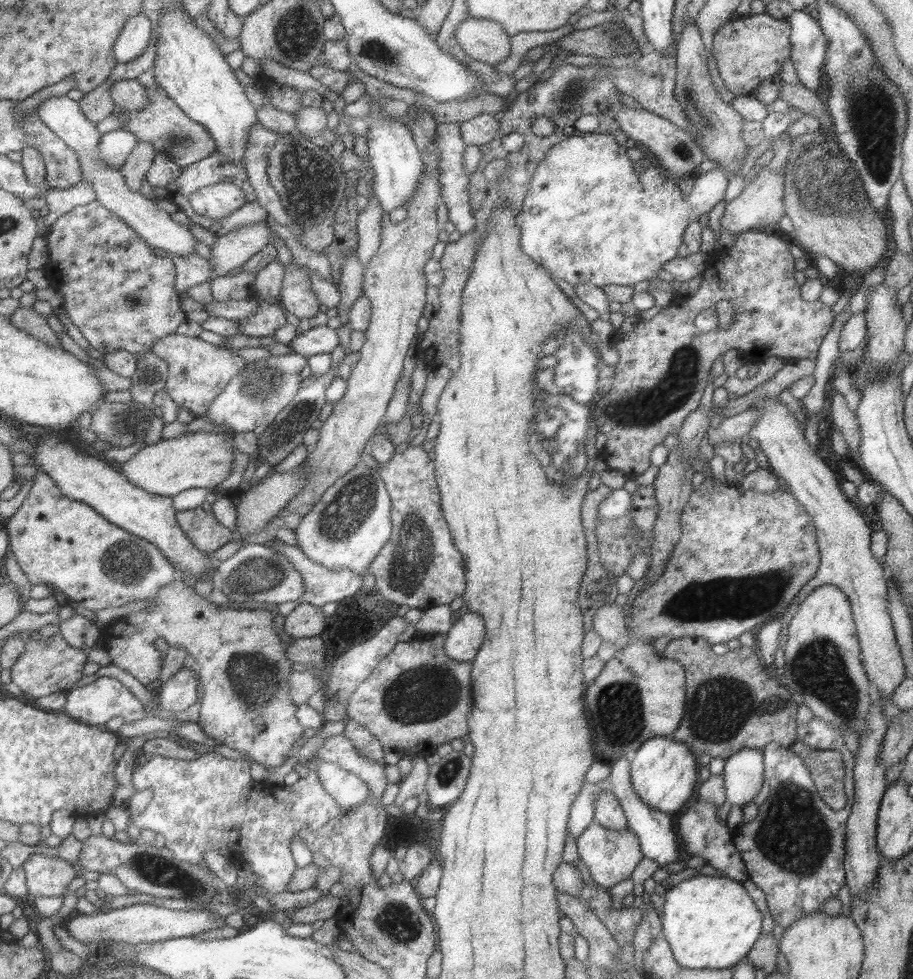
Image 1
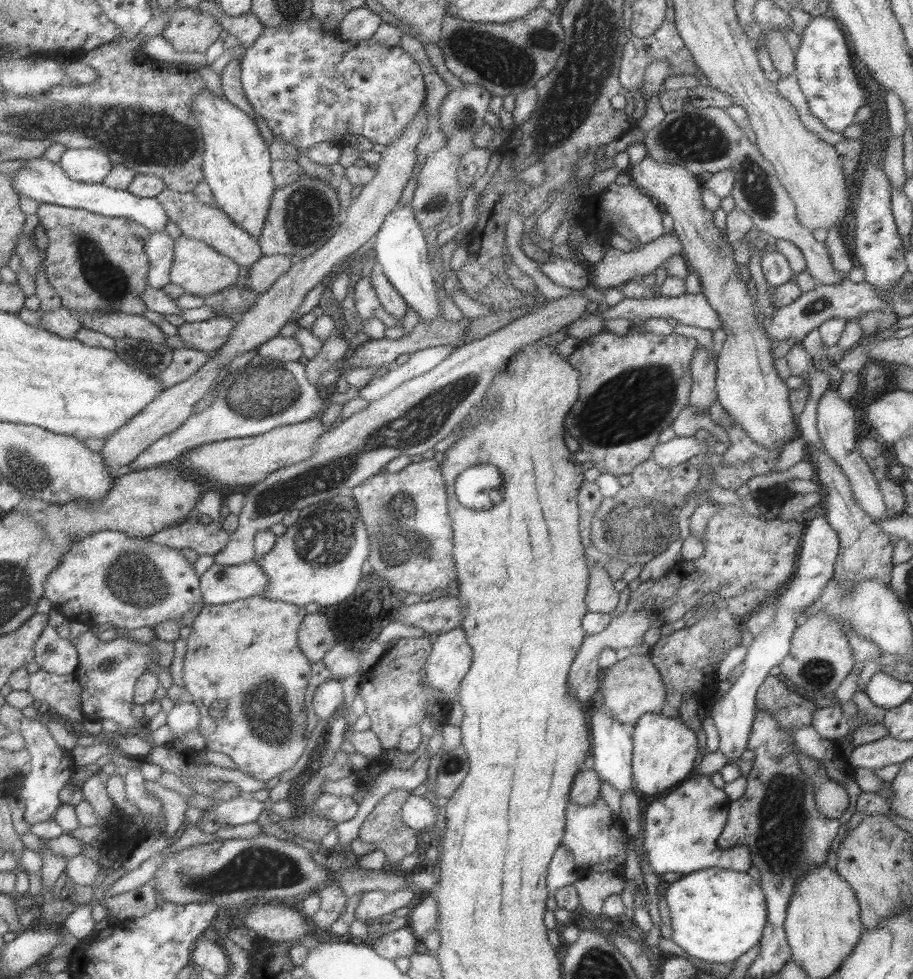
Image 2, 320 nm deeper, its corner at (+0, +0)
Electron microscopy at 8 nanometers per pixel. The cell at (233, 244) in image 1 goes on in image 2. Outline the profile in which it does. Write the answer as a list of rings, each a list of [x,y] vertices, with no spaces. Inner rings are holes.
[[[182,235],[174,240],[174,243],[175,262],[172,266],[170,283],[183,288],[185,294],[206,297],[236,284],[240,267],[229,258],[219,255],[203,242]]]

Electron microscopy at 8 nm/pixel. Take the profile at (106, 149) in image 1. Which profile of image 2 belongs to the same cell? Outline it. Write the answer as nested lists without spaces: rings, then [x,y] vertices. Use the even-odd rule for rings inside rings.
[[[93,148],[66,149],[59,162],[72,179],[92,184],[103,184],[114,167],[108,154]]]

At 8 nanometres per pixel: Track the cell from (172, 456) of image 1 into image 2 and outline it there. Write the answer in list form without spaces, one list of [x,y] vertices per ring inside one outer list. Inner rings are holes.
[[[315,417],[297,424],[278,426],[257,436],[200,444],[189,449],[188,452],[183,452],[184,462],[187,468],[193,470],[195,477],[201,476],[201,478],[227,486],[253,484],[261,482],[276,469],[293,466],[309,458],[310,454],[313,454],[313,447],[319,437],[323,436],[328,429],[331,429],[330,424],[323,424],[320,417]]]

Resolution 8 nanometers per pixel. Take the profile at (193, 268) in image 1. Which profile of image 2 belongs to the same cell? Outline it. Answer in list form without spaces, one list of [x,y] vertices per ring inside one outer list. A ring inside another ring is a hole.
[[[153,232],[145,242],[145,255],[149,258],[148,286],[160,289],[170,282],[172,266],[175,262],[174,240],[164,232]]]

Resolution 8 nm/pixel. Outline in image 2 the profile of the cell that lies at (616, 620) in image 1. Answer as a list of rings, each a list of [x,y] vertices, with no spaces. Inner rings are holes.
[[[588,561],[588,573],[588,591],[584,598],[587,612],[612,613],[618,599],[613,581],[607,571],[595,561]]]

